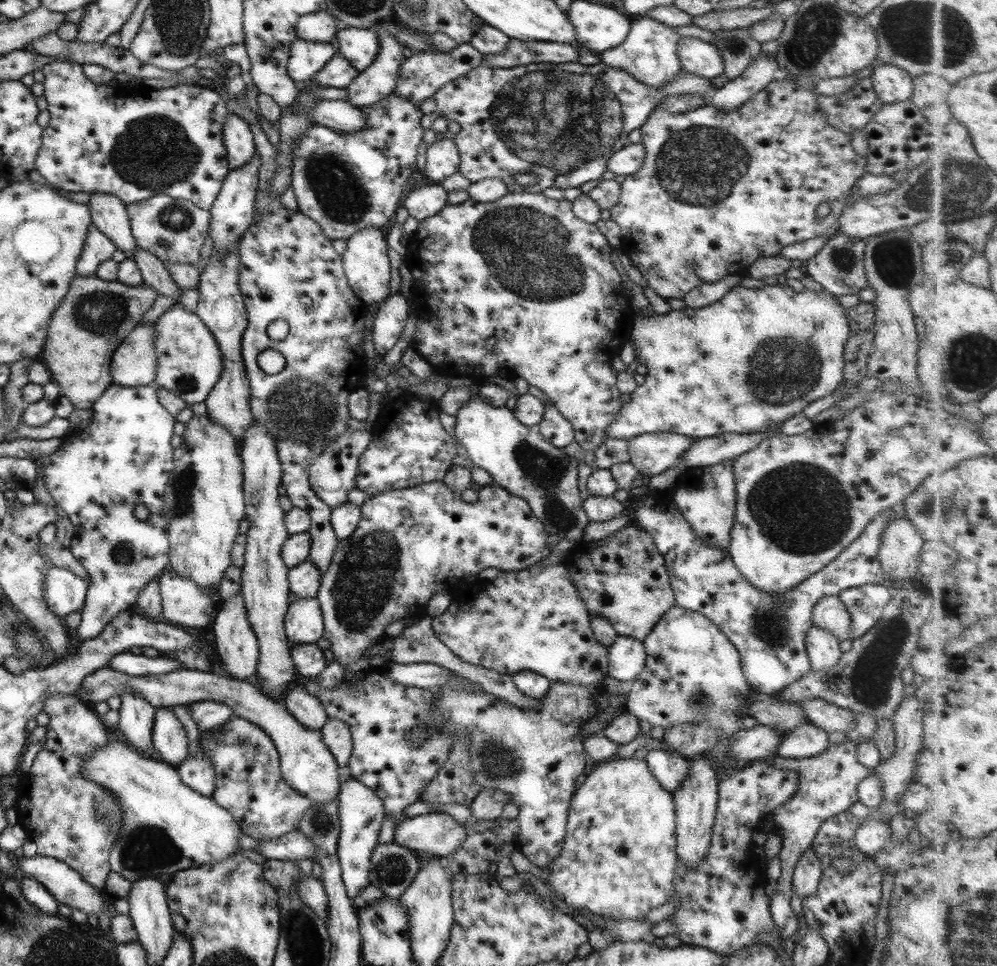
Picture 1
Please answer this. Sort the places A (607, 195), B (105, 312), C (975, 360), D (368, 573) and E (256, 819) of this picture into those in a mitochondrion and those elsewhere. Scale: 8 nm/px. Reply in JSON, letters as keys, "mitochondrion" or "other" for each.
{"A":"other","B":"mitochondrion","C":"mitochondrion","D":"mitochondrion","E":"other"}

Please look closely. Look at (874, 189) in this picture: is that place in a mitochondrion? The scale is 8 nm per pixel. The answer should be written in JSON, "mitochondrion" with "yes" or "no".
{"mitochondrion":"no"}

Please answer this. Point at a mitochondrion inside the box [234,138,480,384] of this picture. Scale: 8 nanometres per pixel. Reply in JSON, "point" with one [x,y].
{"point":[344,199]}

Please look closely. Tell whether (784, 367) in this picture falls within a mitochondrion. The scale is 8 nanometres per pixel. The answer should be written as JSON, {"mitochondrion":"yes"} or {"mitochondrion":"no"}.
{"mitochondrion":"yes"}

